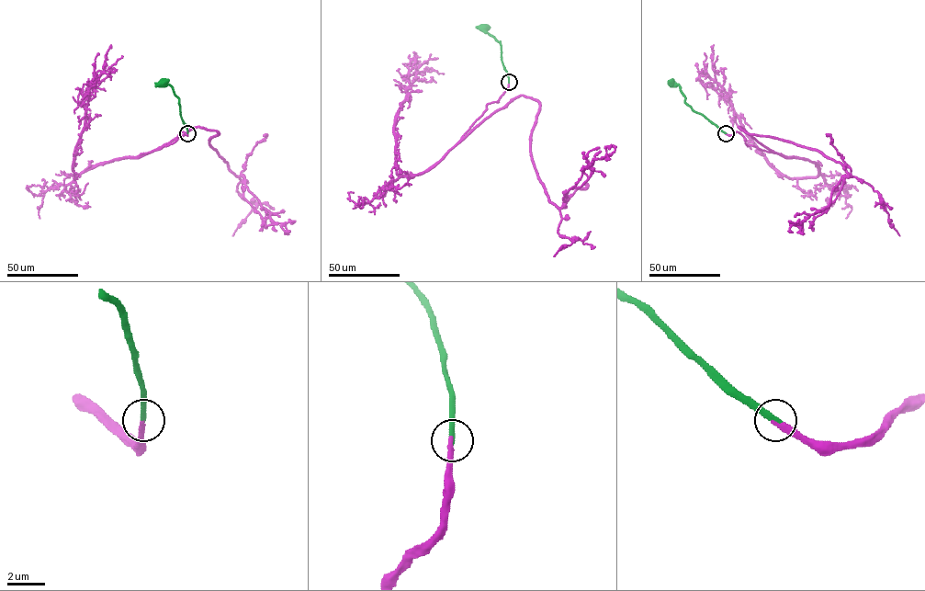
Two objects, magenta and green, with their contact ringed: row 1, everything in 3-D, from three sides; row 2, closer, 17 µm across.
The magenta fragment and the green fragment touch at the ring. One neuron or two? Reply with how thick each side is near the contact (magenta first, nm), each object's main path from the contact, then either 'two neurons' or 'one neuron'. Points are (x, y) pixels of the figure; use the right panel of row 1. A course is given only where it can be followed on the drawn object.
calibres 280 and 300 nm; course magenta (725, 133), (782, 155), (738, 127), (819, 151), (851, 176), (793, 232); course green (725, 133), (695, 112), (685, 102), (680, 87), (673, 84); one neuron

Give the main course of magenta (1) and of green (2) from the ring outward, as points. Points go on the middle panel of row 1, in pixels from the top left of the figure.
1: (509, 82), (460, 139), (521, 96), (535, 99), (539, 111), (530, 153), (558, 208), (609, 149)
2: (509, 82), (501, 60), (501, 44), (483, 29)

